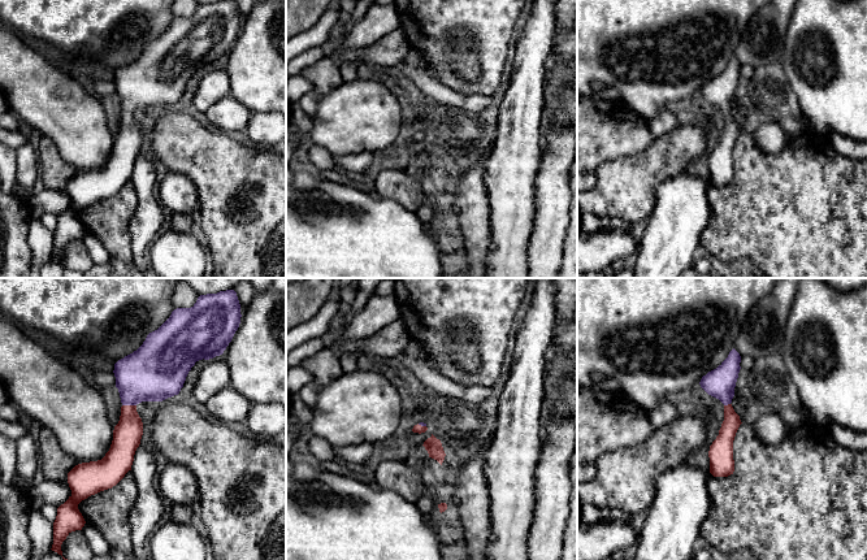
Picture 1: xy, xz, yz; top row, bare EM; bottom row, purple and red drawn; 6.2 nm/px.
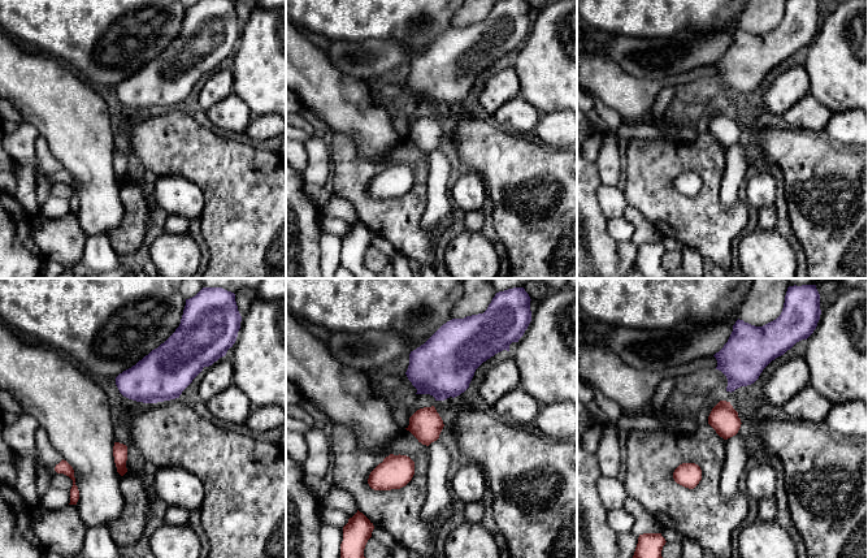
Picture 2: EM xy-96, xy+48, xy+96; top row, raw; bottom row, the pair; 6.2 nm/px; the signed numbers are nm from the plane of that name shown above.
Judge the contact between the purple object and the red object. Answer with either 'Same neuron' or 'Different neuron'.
Same neuron

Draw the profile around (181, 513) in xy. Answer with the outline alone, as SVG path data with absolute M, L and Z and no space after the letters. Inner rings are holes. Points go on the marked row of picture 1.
M172 504L172 521L177 524L188 524L192 516L192 508L188 504Z

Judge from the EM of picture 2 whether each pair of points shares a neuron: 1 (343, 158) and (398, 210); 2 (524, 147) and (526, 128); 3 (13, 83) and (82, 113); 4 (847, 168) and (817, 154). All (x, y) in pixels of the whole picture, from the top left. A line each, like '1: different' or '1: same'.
1: same
2: different
3: same
4: same

